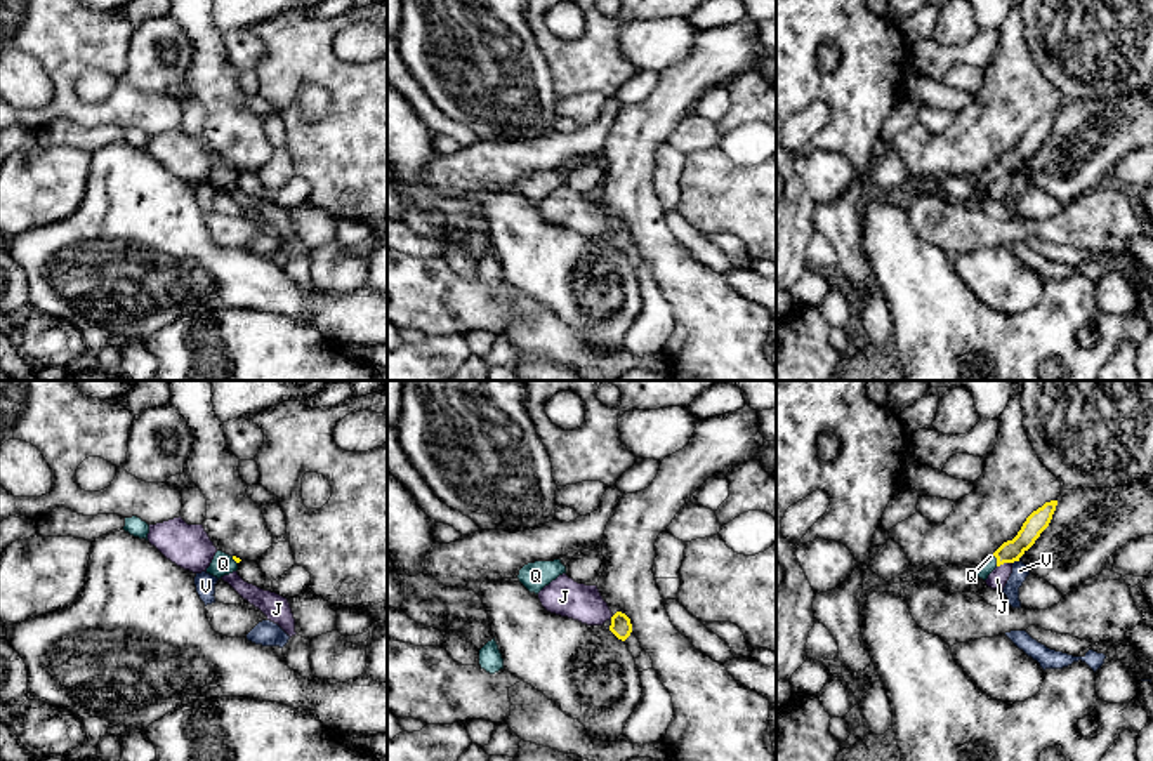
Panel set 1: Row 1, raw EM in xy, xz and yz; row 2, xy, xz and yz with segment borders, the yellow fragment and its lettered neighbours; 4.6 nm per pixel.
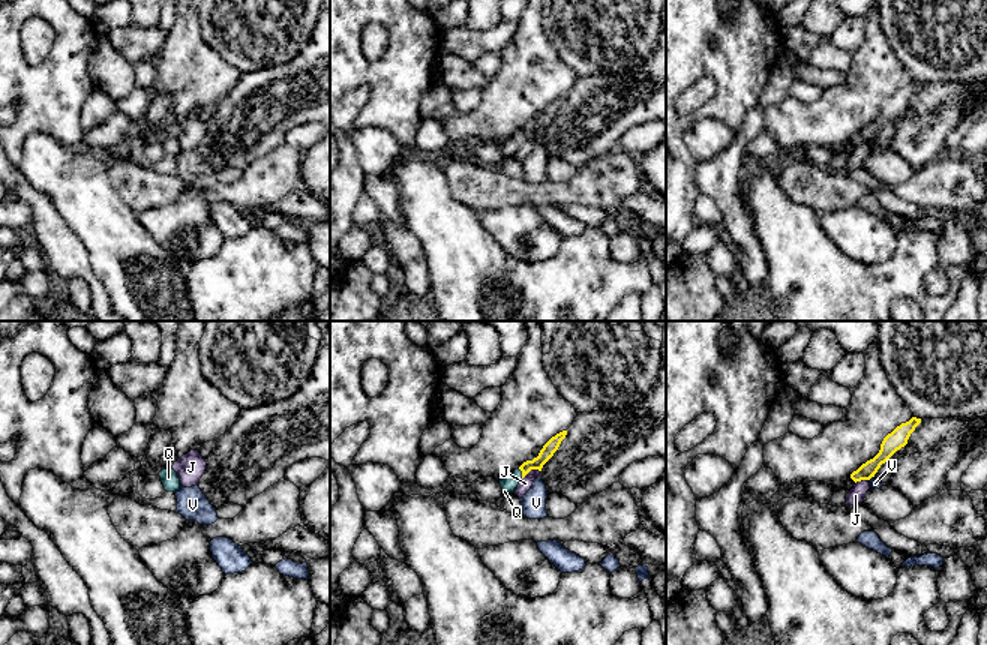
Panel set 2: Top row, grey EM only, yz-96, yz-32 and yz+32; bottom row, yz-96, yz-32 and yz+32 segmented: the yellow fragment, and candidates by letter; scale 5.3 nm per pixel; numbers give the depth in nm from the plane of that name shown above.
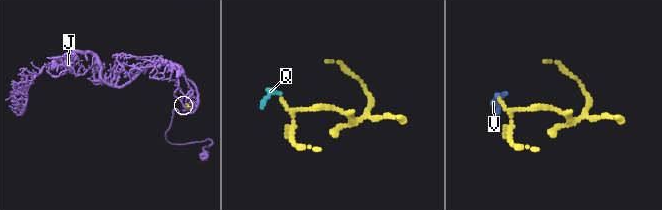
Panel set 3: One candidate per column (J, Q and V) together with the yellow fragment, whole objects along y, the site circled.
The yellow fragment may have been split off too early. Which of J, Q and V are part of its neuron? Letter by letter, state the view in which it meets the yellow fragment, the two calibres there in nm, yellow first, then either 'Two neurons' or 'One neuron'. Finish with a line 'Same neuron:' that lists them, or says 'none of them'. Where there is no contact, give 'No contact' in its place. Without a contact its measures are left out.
J: Touches yellow in yz. Thickness 100 nm (yellow) against 90 nm. Two neurons
Q: Touches yellow in yz. Thickness 100 nm (yellow) against 70 nm. One neuron
V: Touches yellow in yz. Thickness 100 nm (yellow) against 80 nm. Two neurons
Same neuron: Q

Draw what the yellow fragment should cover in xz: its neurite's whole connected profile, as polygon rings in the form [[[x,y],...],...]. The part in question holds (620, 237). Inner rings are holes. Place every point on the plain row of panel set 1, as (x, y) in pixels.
[[[616,222],[613,228],[611,228],[611,236],[609,236],[609,242],[622,252],[625,252],[630,243],[632,243],[632,235],[630,235],[630,229],[622,224],[622,222]]]

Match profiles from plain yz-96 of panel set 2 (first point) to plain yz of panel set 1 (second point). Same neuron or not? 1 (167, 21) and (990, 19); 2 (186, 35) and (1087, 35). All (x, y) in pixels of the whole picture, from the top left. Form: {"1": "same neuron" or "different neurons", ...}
{"1": "same neuron", "2": "different neurons"}

